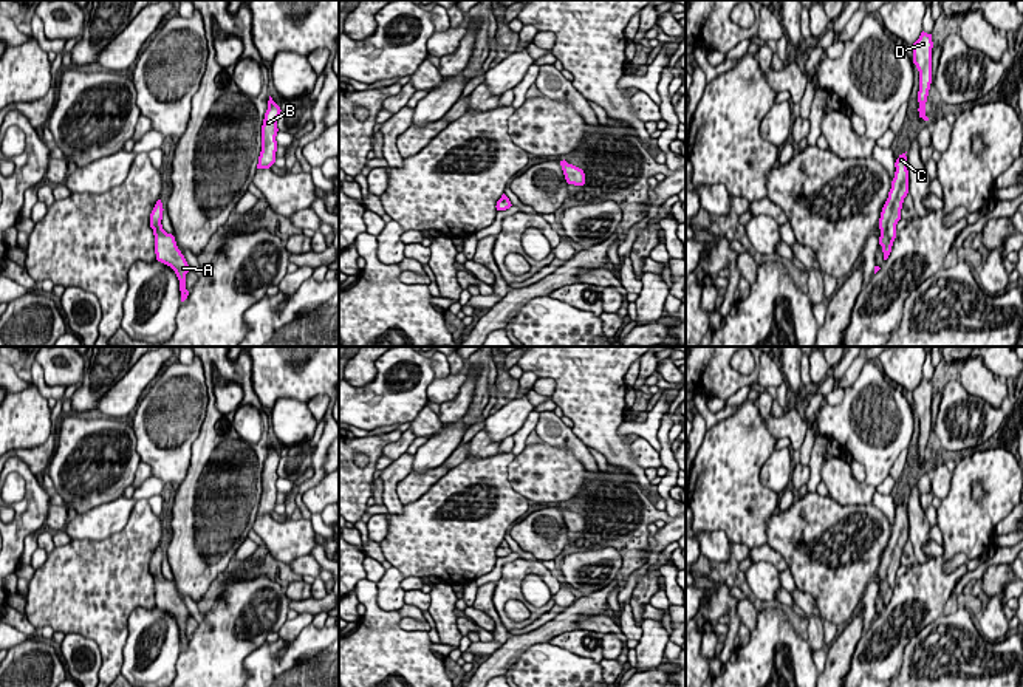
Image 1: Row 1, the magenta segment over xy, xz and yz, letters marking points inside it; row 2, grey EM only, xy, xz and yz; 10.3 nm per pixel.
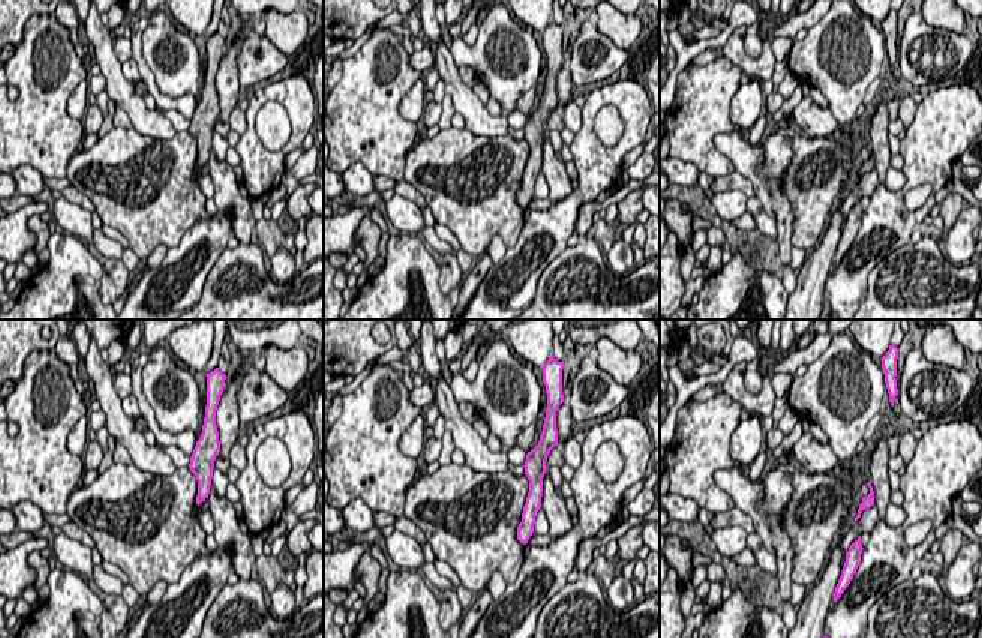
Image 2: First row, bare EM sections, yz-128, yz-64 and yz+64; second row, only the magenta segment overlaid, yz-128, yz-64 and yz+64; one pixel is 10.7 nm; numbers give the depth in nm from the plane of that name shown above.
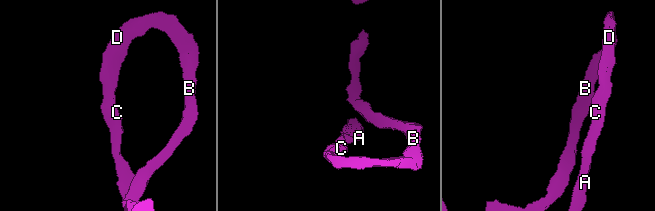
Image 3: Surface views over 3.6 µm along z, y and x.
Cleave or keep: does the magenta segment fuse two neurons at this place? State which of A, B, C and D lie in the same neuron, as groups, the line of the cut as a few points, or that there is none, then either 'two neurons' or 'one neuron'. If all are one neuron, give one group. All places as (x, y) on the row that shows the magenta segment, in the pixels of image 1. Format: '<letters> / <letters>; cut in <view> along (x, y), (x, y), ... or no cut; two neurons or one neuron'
A B C D; no cut; one neuron

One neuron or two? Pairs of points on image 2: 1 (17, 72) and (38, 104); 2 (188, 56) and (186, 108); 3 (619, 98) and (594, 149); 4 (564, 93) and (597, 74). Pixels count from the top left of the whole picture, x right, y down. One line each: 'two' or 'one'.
1: one
2: two
3: one
4: two

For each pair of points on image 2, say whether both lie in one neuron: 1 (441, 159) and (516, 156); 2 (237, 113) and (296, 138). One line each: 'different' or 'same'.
1: same
2: different

